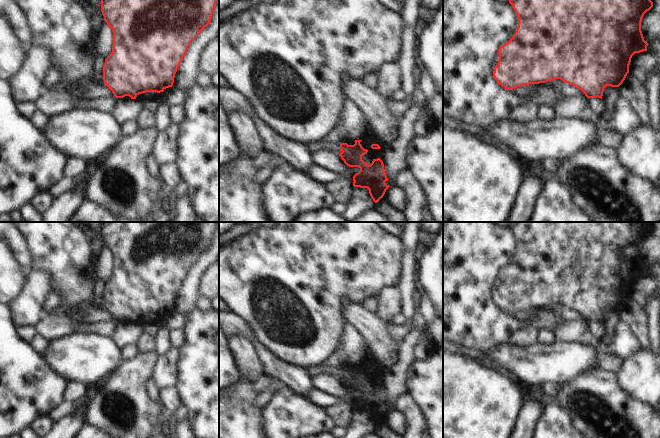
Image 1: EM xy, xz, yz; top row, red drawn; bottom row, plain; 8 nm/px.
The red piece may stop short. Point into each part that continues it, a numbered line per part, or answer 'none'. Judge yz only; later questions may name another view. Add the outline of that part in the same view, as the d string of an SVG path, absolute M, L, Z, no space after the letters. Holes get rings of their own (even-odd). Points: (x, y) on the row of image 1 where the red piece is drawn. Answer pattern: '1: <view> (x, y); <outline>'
none

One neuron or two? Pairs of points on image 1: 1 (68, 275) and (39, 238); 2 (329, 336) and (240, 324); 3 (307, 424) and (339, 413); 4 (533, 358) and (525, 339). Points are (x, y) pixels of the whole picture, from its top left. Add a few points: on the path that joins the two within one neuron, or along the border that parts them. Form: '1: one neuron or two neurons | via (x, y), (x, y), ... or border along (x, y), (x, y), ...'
1: one neuron | via (66, 266), (48, 247)
2: two neurons | border along (230, 310), (237, 314), (254, 334)
3: two neurons | border along (323, 409), (335, 426)
4: two neurons | border along (507, 342), (520, 346), (529, 346), (536, 343)

